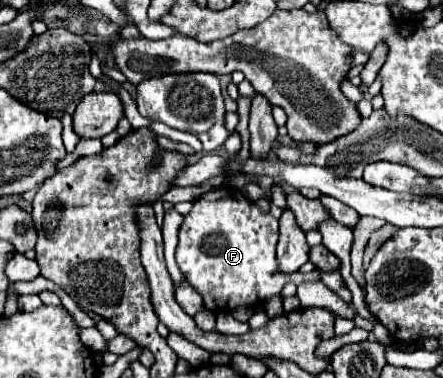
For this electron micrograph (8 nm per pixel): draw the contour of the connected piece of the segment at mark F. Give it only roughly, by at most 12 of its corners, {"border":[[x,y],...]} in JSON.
{"border":[[223,186],[196,199],[176,263],[212,313],[322,281],[278,271],[278,219]]}

